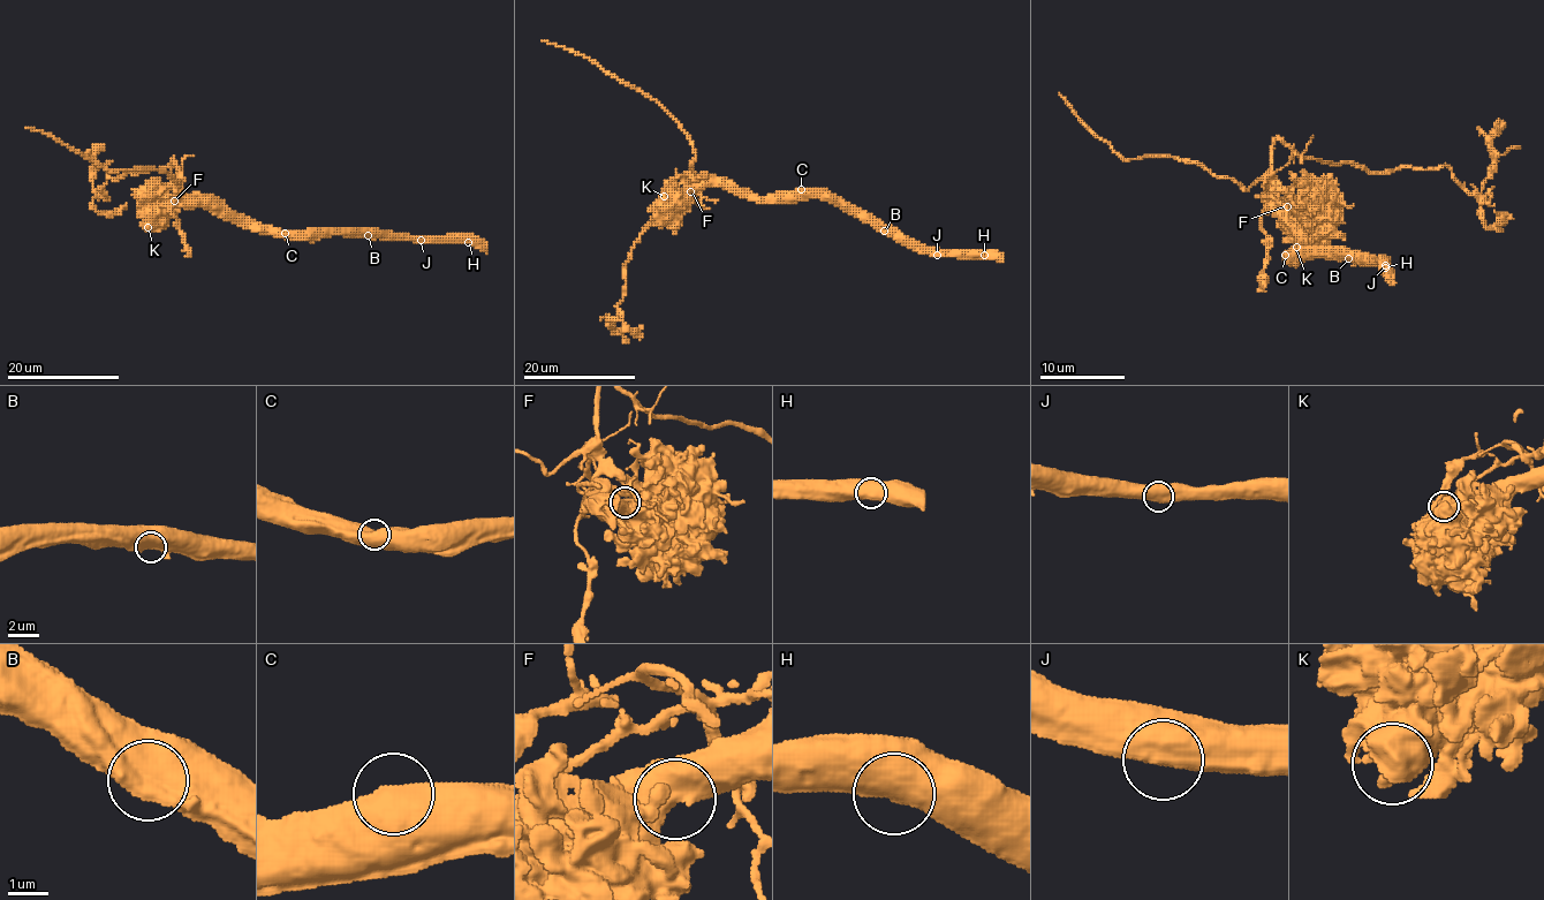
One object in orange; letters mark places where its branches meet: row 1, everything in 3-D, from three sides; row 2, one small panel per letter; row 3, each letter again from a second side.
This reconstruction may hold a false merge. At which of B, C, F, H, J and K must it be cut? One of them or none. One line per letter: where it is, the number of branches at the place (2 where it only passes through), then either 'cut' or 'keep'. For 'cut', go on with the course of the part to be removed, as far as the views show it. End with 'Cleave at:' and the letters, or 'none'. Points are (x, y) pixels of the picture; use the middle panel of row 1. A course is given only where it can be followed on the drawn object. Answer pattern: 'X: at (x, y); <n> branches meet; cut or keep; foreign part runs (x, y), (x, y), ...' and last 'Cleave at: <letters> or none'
B: at (884, 231); 1 branches meet; cut; foreign part runs (885, 232), (831, 198), (769, 204), (706, 174), (643, 232), (623, 267), (625, 294), (610, 317), (642, 326)
C: at (801, 189); 1 branches meet; keep
F: at (690, 191); 2 branches meet; keep
H: at (984, 255); 1 branches meet; keep
J: at (937, 255); 1 branches meet; keep
K: at (664, 196); 1 branches meet; keep
Cleave at: B

